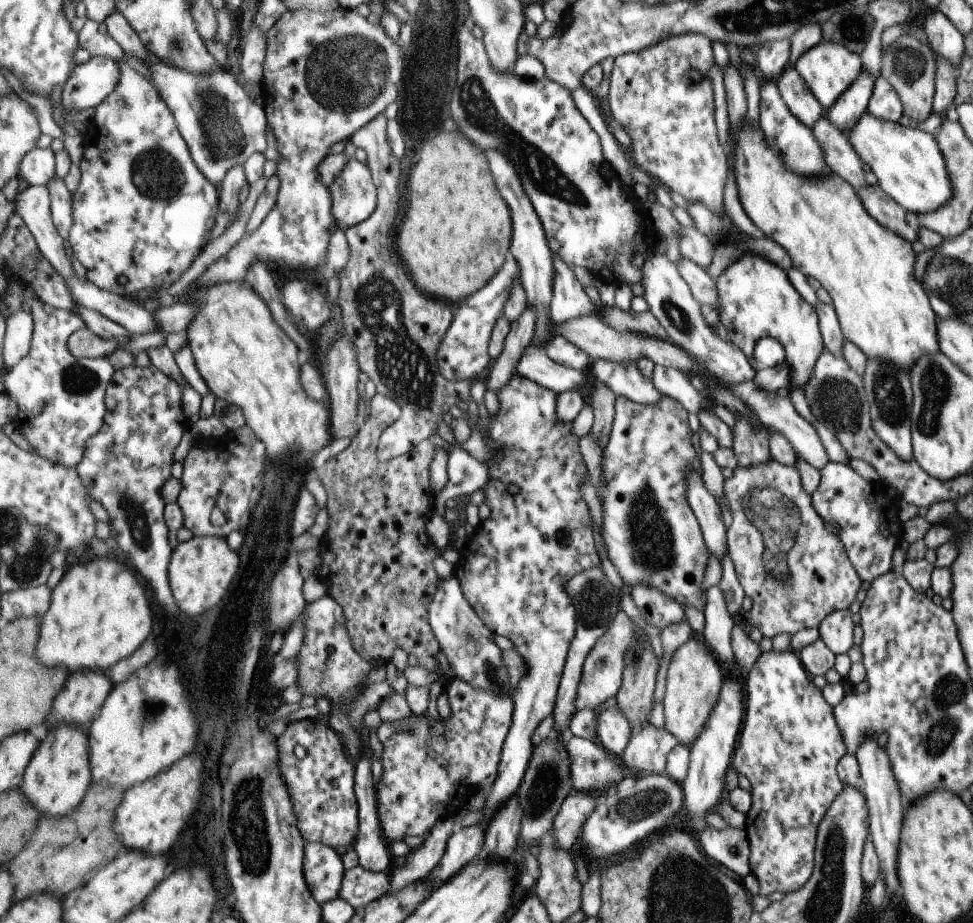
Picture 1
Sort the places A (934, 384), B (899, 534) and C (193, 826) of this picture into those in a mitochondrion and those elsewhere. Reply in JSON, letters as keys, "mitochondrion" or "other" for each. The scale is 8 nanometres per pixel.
{"A":"mitochondrion","B":"other","C":"other"}

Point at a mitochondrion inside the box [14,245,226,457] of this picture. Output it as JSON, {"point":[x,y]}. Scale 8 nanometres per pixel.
{"point":[77,379]}

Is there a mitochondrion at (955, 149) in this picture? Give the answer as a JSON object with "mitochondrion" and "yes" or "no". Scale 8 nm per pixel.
{"mitochondrion":"yes"}

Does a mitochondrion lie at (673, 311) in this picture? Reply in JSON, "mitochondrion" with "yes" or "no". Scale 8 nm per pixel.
{"mitochondrion":"yes"}

